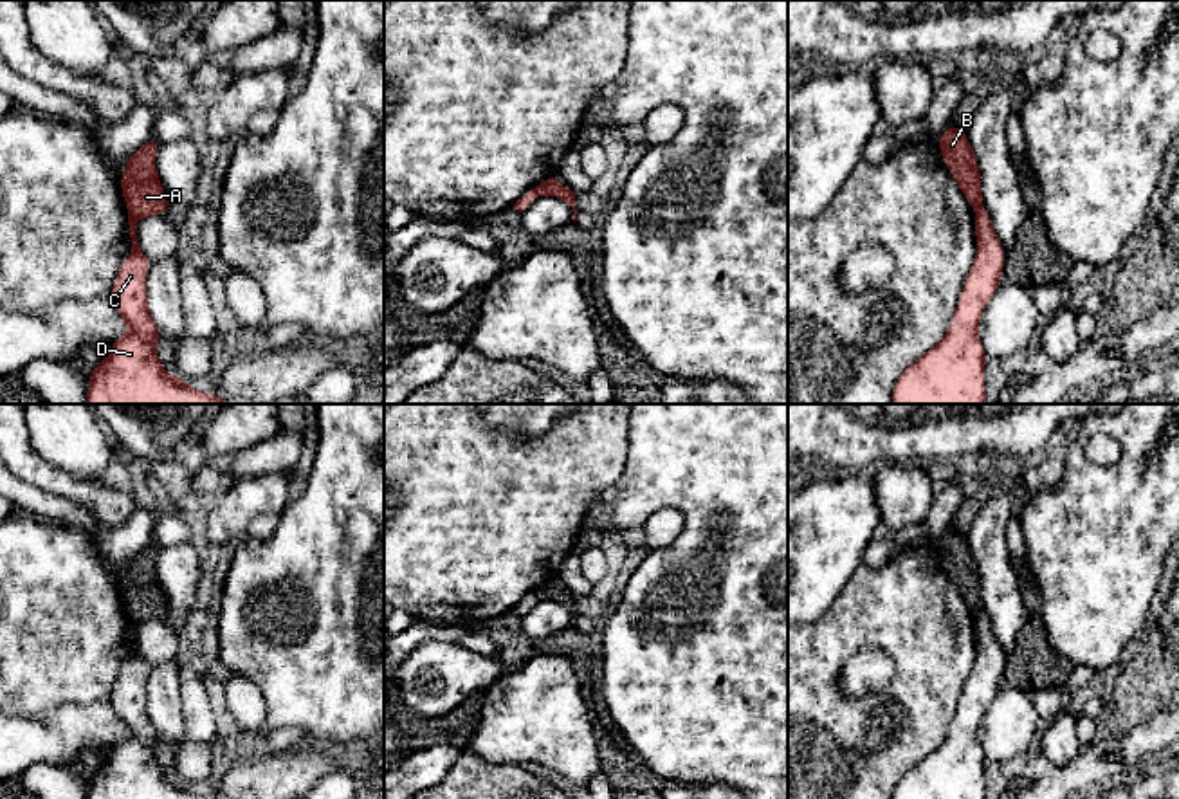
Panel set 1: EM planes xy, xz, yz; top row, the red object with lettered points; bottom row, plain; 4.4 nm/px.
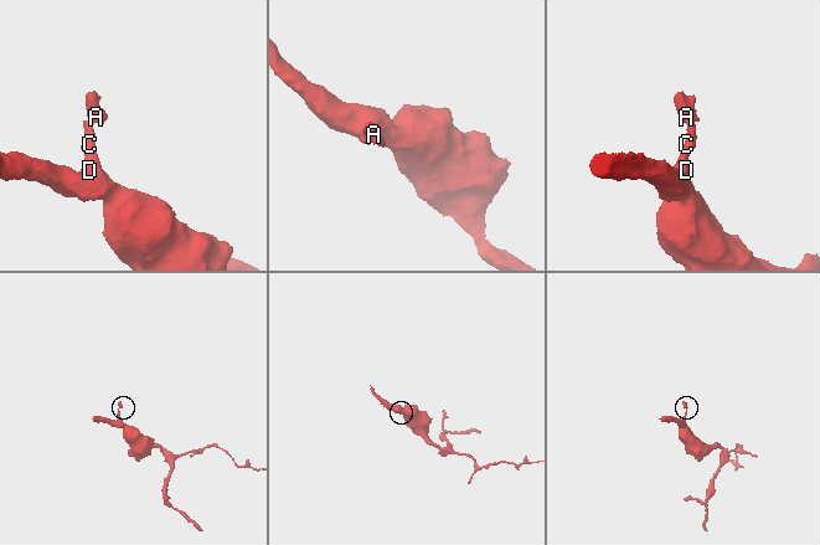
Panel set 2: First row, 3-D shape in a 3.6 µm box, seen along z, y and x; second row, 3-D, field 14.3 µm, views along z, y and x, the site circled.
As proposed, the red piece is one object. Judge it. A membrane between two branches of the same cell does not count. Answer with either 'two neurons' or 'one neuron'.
two neurons

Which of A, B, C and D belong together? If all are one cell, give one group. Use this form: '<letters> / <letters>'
A B / C D

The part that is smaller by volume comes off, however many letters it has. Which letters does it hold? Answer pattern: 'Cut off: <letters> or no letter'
Cut off: A, B

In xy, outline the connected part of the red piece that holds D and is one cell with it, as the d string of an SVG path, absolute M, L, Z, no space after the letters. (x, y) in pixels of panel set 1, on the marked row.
M128 211L132 254L123 262L108 298L128 332L112 344L103 363L92 366L85 404L231 404L193 390L177 375L169 377L160 364L155 346L162 335L146 294L151 263L137 243L137 220Z

